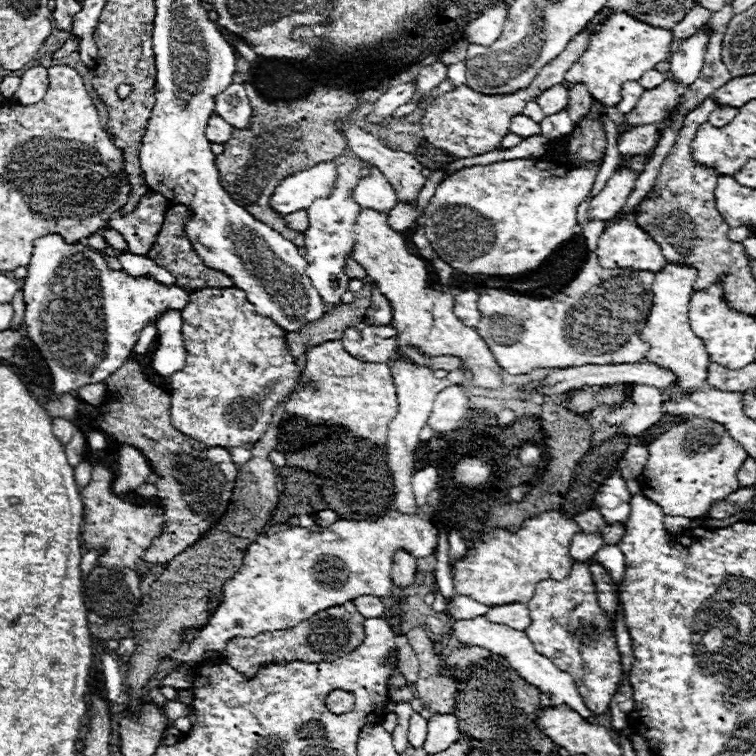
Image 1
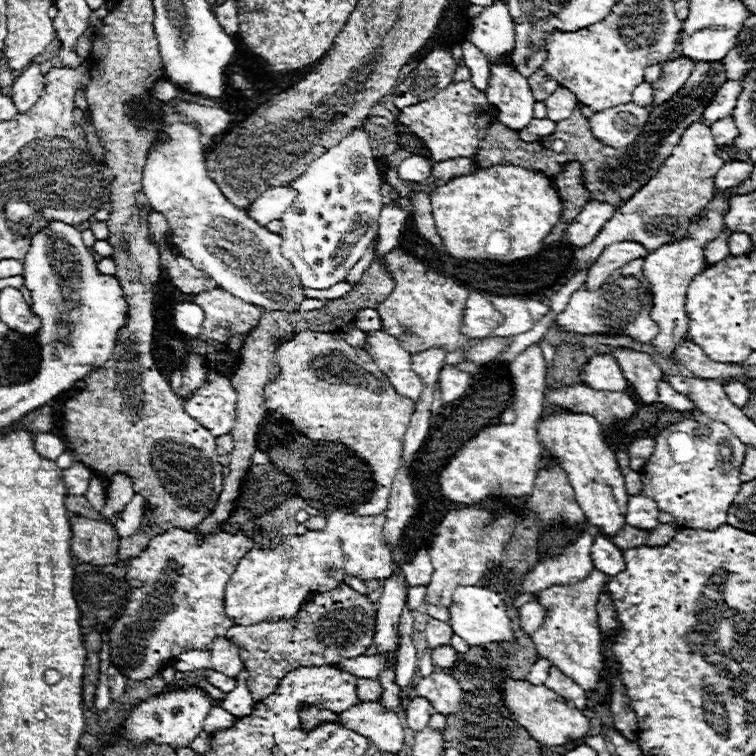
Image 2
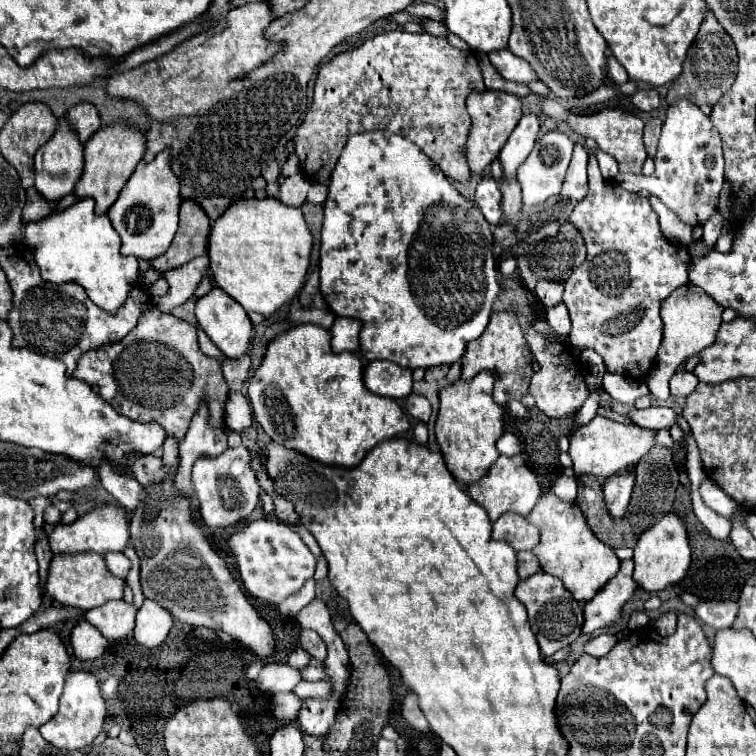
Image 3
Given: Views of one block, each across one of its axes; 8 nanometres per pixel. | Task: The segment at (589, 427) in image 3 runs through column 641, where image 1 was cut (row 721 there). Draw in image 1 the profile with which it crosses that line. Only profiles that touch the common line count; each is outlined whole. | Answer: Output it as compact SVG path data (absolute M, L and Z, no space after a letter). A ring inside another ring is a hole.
M434 714L428 718L428 736L424 742L424 750L428 754L436 754L448 750L460 738L458 718L454 714Z

